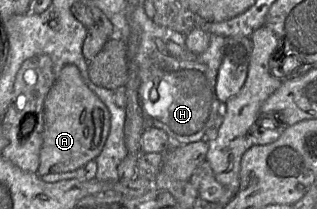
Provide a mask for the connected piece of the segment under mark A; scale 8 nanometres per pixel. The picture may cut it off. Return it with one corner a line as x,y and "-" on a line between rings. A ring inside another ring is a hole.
73,64
65,65
44,101
44,128
37,174
64,173
82,168
101,153
110,131
110,112
88,87

